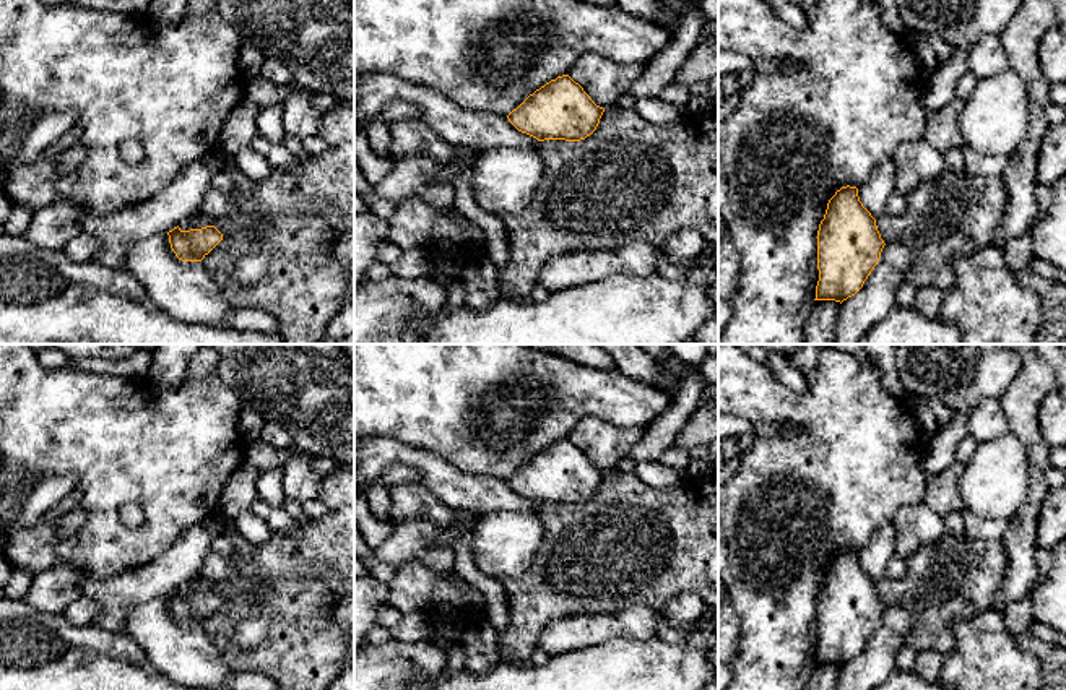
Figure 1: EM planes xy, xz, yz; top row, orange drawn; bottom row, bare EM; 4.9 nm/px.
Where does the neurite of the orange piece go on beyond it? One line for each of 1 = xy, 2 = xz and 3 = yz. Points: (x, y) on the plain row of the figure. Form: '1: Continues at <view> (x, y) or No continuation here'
1: No continuation here
2: No continuation here
3: No continuation here

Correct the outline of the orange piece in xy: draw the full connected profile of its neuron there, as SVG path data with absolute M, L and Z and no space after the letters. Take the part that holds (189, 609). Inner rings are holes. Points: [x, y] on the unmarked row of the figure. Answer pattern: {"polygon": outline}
{"polygon": "M177 589L167 599L172 615L182 625L202 625L223 604L214 589L190 594Z"}

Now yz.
{"polygon": "M847 549L837 554L827 567L817 594L819 645L814 664L835 664L842 667L855 659L878 628L884 609L876 583L860 565L858 552Z"}

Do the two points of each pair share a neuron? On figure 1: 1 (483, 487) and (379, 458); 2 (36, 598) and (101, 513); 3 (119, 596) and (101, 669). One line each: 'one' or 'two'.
1: one
2: two
3: two

